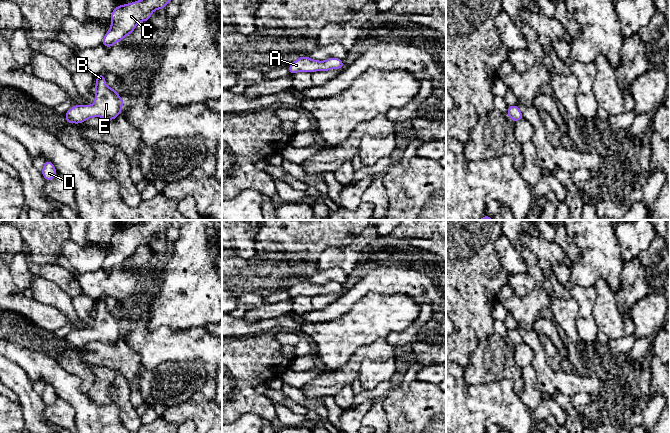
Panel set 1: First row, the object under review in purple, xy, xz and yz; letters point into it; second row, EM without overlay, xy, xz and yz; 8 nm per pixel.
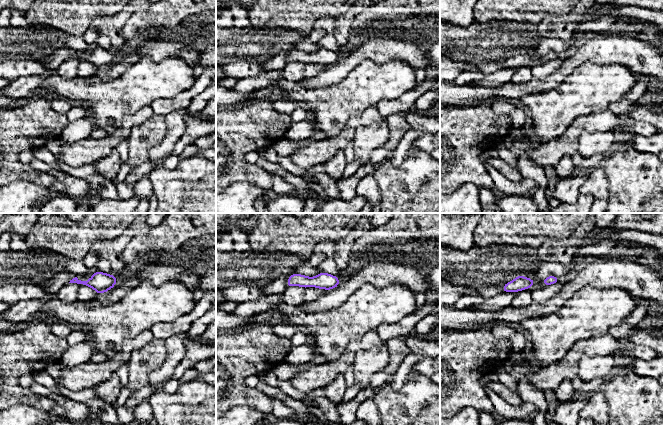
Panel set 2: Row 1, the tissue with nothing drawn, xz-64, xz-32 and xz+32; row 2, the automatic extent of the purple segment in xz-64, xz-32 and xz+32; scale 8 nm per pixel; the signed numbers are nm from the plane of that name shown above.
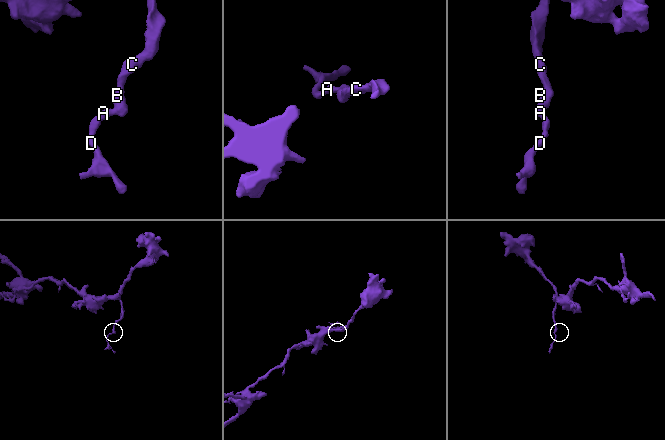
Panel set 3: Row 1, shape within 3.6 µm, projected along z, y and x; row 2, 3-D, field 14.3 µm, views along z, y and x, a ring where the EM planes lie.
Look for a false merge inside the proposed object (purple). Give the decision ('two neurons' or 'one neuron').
one neuron

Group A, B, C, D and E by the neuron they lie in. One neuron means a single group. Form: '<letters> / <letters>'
A B C D E

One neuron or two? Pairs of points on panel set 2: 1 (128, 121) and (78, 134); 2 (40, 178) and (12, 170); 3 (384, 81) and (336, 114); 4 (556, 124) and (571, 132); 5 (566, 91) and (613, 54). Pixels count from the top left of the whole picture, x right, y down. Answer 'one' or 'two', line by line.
1: two
2: one
3: one
4: two
5: two

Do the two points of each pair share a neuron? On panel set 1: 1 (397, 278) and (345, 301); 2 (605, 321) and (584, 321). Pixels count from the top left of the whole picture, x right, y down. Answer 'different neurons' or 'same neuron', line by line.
1: same neuron
2: different neurons

